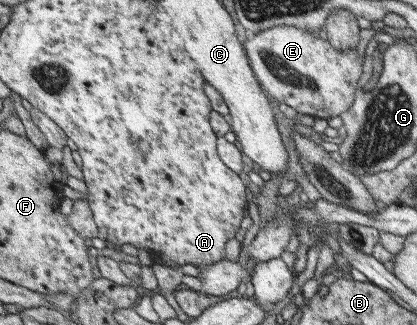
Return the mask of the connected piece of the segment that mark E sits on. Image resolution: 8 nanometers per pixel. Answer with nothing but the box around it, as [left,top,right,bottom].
[245,26,363,120]

